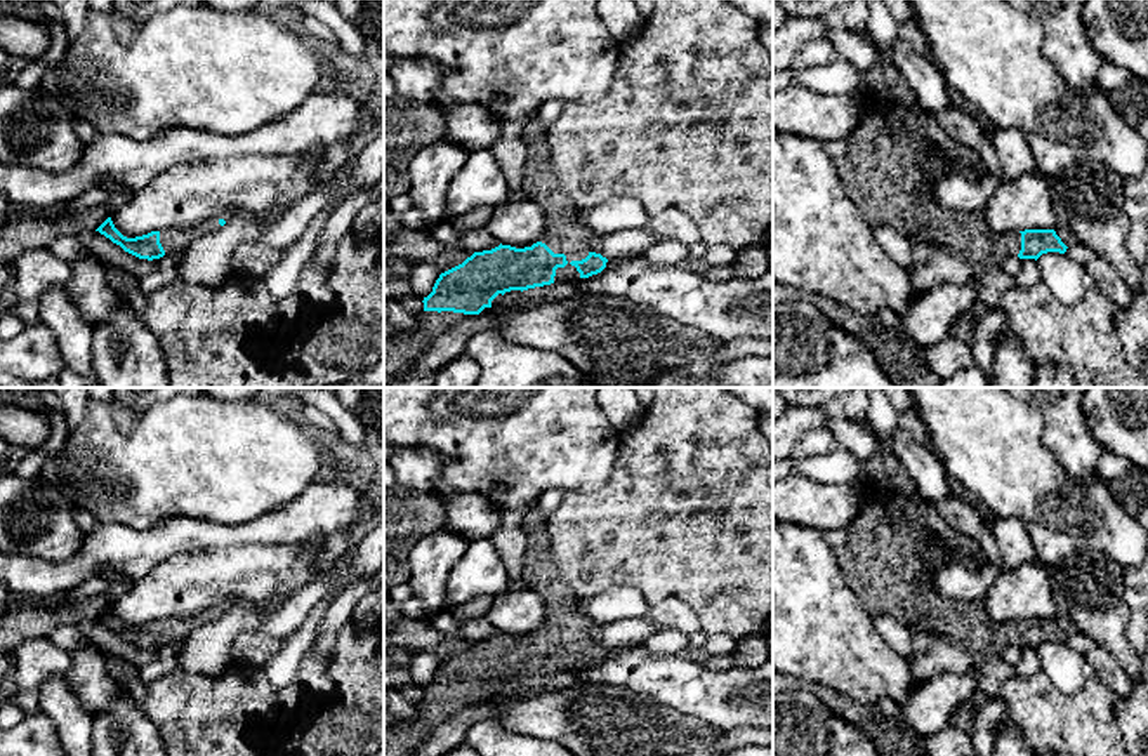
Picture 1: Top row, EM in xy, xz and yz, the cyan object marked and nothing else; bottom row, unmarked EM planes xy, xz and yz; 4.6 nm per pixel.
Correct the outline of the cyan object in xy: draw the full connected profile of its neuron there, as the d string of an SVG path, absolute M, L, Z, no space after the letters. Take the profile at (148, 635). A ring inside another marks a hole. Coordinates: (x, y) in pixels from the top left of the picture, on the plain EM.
M108 607L96 620L120 634L125 641L139 648L153 650L163 647L165 643L184 641L195 627L219 620L226 610L226 607L212 607L208 610L196 612L191 617L168 617L127 627L115 617L111 607Z

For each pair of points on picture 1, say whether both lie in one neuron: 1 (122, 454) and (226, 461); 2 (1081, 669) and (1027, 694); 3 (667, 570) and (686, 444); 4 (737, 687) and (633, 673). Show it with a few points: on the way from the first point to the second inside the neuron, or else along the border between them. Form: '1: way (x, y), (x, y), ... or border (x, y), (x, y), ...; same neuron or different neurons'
1: way (148, 461), (200, 461); same neuron
2: border (1041, 669), (1068, 694), (1075, 694), (1091, 678); different neurons
3: way (669, 539), (674, 520), (672, 494), (686, 475); same neuron
4: way (711, 687), (686, 687), (659, 676); same neuron

